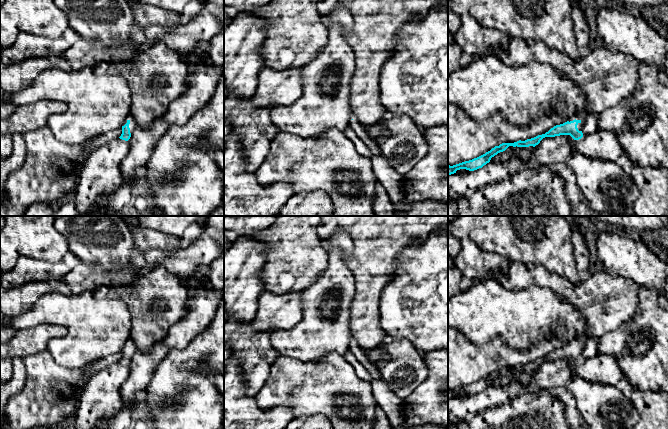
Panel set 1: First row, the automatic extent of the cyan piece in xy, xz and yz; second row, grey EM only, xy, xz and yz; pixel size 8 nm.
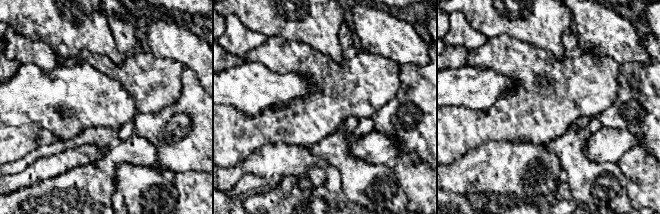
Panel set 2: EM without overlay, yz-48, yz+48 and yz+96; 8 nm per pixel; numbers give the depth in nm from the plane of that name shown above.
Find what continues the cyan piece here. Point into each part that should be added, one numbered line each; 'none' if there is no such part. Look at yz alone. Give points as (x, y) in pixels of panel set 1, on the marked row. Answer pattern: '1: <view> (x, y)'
1: yz (582, 116)

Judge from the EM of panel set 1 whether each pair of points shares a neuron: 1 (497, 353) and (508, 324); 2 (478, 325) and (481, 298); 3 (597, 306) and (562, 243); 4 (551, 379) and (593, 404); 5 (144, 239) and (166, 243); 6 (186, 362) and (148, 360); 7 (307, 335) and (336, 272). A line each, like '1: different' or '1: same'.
1: different
2: same
3: different
4: same
5: same
6: different
7: same

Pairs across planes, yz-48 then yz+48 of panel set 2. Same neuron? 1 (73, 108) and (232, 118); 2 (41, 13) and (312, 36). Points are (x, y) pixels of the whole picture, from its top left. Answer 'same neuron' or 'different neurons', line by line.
1: different neurons
2: same neuron

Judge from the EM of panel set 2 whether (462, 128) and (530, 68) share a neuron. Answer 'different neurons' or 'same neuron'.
same neuron

